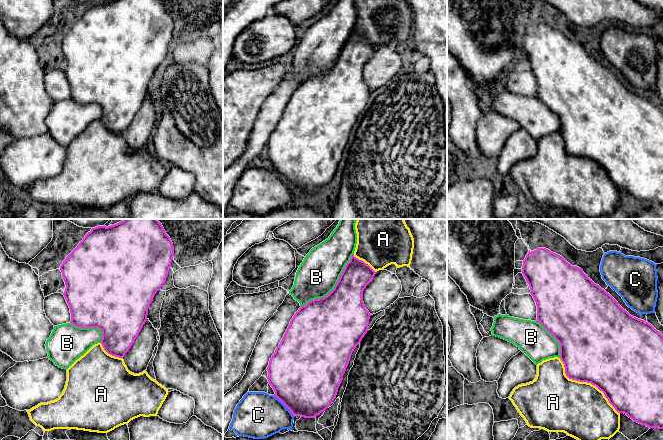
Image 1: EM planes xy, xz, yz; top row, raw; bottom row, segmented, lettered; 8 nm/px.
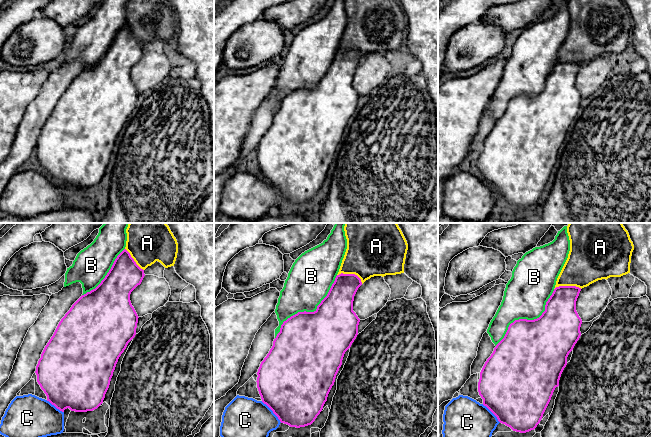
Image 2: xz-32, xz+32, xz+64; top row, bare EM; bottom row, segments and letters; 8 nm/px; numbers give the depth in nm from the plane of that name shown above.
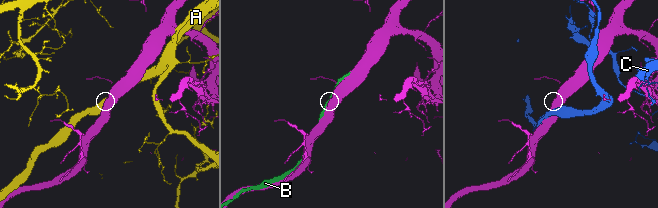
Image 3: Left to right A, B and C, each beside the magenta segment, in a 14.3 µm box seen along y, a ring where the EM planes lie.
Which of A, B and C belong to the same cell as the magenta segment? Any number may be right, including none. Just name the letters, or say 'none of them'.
B

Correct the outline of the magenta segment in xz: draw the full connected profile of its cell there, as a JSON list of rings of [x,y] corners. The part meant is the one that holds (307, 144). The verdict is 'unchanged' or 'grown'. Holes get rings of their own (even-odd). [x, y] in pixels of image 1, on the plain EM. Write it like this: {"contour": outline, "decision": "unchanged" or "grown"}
{"contour": [[[352,31],[334,65],[324,74],[299,84],[267,143],[268,158],[293,192],[316,194],[336,174],[338,164],[356,122],[368,107],[371,90],[365,84],[363,67],[376,48]]], "decision": "unchanged"}

